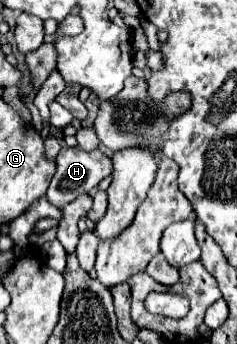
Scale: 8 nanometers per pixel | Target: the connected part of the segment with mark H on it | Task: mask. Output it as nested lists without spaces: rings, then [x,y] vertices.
[[[62,147],[46,197],[52,205],[64,207],[78,195],[90,193],[110,173],[112,161],[100,149],[80,151],[78,147]]]

